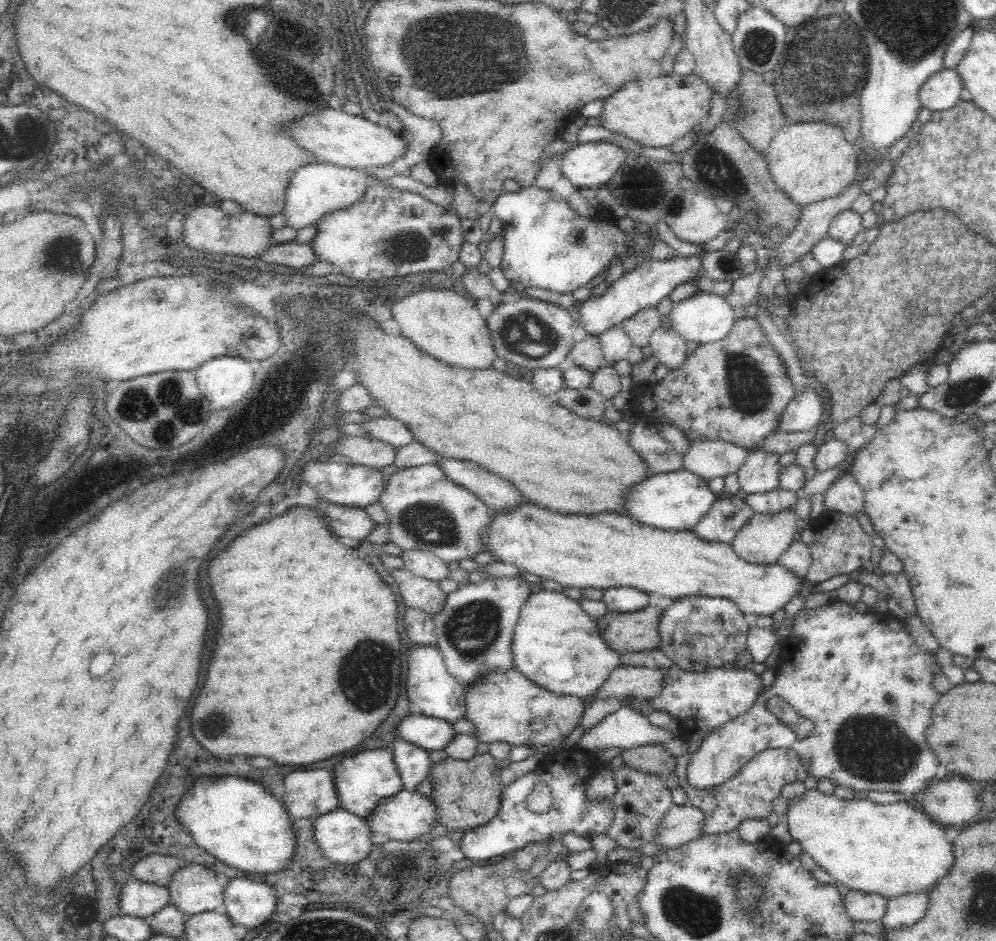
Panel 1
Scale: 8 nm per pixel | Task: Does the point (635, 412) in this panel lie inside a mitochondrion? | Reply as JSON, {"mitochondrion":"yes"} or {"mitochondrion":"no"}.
{"mitochondrion":"no"}

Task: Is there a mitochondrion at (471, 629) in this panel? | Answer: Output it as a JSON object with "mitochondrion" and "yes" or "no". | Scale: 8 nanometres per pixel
{"mitochondrion":"yes"}

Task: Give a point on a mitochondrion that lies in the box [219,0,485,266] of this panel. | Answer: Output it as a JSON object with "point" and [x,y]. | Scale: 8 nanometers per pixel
{"point":[271,42]}

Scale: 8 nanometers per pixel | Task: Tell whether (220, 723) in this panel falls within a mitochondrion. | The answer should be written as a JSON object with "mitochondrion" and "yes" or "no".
{"mitochondrion":"yes"}

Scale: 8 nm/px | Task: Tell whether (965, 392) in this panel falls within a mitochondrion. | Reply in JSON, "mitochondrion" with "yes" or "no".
{"mitochondrion":"yes"}

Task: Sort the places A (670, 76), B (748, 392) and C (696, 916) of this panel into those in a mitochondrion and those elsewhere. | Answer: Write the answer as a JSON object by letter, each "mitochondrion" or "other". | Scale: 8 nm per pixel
{"A":"other","B":"mitochondrion","C":"mitochondrion"}

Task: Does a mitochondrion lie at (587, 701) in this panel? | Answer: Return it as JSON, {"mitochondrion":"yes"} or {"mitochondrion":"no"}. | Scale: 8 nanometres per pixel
{"mitochondrion":"no"}

